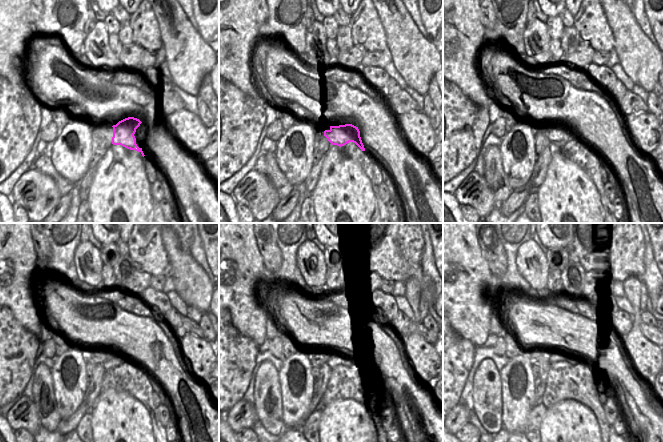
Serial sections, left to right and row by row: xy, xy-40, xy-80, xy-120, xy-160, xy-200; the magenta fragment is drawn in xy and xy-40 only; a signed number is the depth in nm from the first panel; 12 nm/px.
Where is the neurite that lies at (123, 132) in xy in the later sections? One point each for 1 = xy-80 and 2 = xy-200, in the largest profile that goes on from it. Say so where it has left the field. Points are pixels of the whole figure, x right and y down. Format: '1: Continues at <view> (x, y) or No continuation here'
1: Continues at xy-80 (560, 136)
2: Continues at xy-200 (534, 355).

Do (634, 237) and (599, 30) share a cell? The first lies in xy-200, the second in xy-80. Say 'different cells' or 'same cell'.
same cell

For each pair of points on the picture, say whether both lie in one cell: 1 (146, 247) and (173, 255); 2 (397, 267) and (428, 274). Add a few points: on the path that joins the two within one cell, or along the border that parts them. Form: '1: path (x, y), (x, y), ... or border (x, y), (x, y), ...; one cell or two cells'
1: border (160, 233), (162, 244), (167, 254), (170, 276); two cells
2: border (423, 241), (420, 264); two cells

